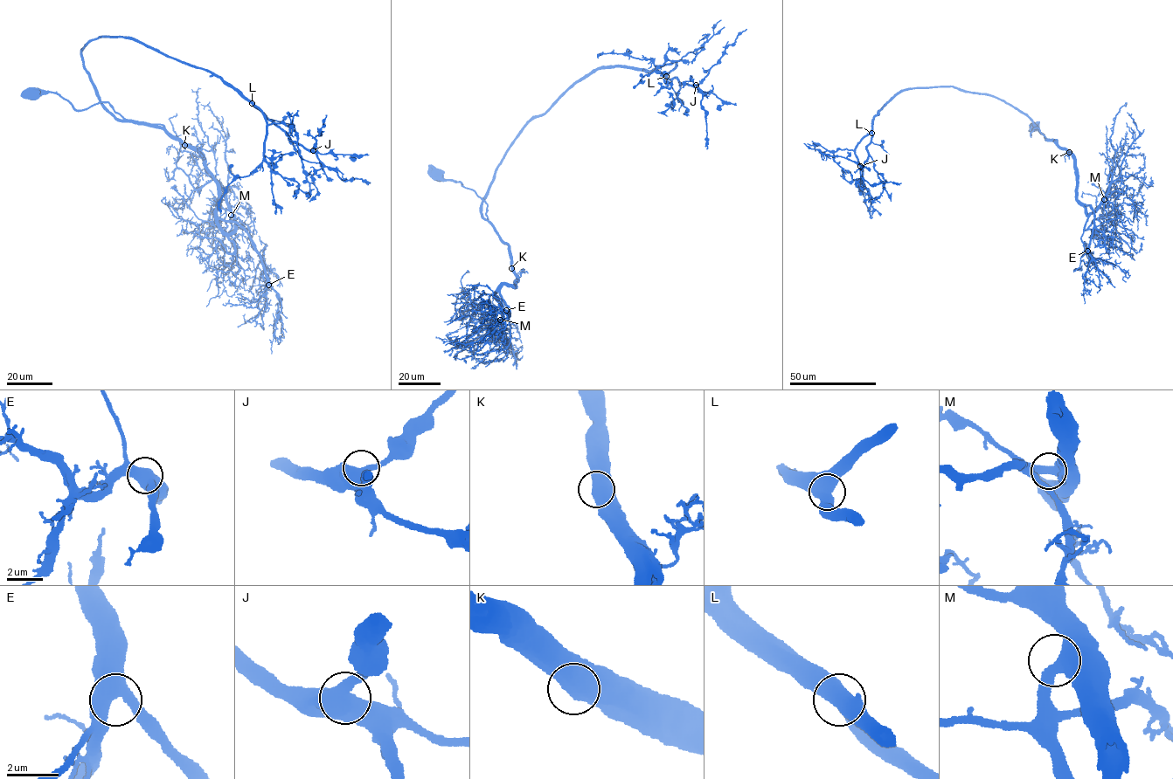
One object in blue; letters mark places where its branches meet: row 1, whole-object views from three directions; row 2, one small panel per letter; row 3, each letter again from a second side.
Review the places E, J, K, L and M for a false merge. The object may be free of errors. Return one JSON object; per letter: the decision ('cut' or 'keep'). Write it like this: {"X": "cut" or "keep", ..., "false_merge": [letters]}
{"E": "keep", "J": "keep", "K": "keep", "L": "keep", "M": "keep", "false_merge": []}

